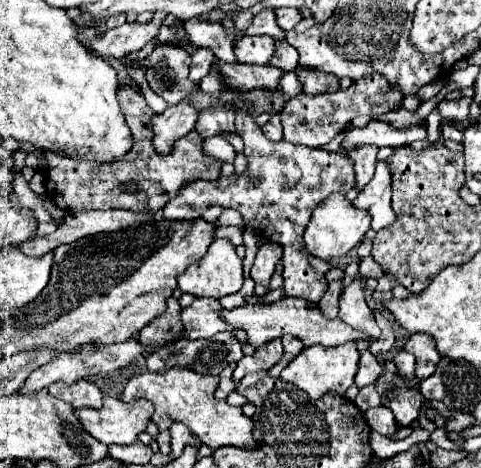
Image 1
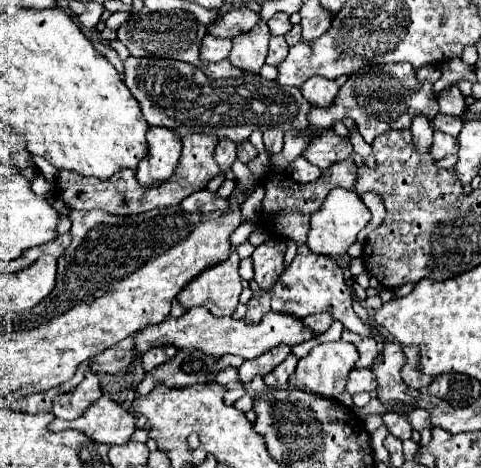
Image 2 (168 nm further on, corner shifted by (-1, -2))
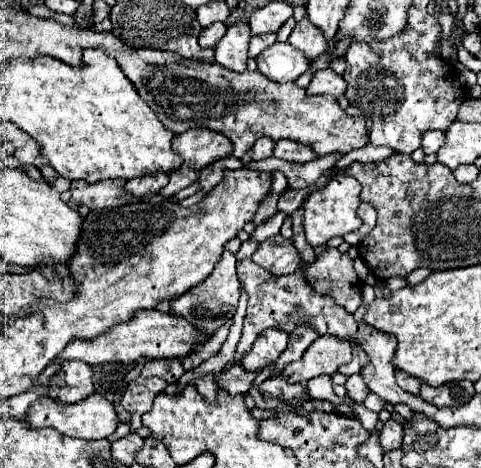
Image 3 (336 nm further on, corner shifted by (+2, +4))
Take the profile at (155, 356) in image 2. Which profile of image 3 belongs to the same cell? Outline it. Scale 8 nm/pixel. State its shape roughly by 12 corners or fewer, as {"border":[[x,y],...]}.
{"border":[[148,360],[142,376],[176,382],[184,374],[180,360]]}

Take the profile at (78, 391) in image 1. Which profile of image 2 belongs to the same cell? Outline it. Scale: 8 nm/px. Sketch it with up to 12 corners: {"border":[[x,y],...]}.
{"border":[[87,370],[75,390],[57,394],[53,414],[81,416],[103,392],[97,374]]}

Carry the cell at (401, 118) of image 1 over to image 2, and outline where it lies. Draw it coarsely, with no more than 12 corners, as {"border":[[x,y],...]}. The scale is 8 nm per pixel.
{"border":[[439,114],[433,130],[457,136],[463,126],[463,116]]}

